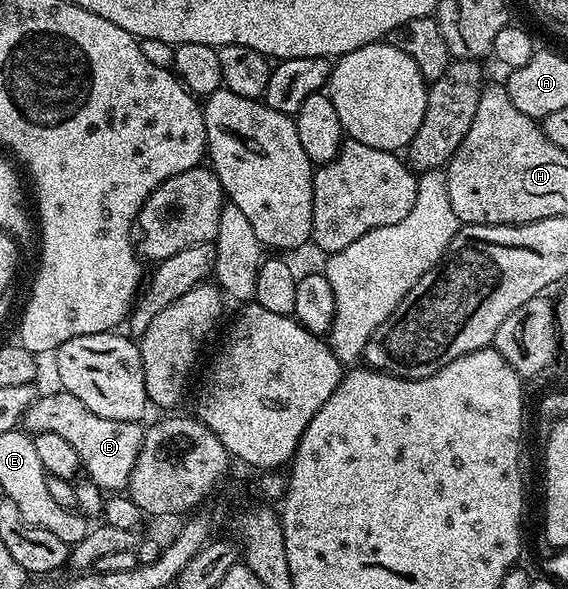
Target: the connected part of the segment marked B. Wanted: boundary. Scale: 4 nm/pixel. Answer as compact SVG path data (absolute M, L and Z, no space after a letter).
M56 390L48 396L36 395L21 424L31 434L48 432L65 438L65 442L77 450L82 471L98 488L111 494L126 489L143 441L144 429L136 421L117 422L113 418L101 418L101 414L93 414L81 398L73 398L73 394Z

